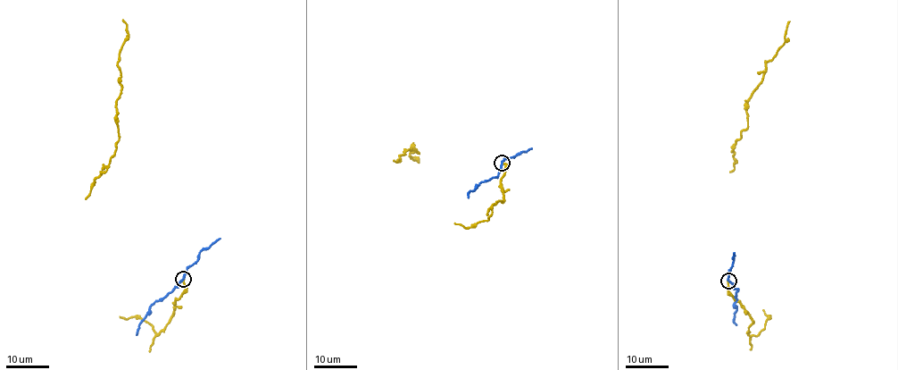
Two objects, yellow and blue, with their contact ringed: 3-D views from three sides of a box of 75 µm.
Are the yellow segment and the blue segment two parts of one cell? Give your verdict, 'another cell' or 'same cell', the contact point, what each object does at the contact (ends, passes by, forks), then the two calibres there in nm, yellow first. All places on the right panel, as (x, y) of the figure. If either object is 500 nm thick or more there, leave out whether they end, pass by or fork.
another cell; at (728, 281); yellow ends there; blue passes by; 240 nm thick on the yellow side, 240 nm on the other

